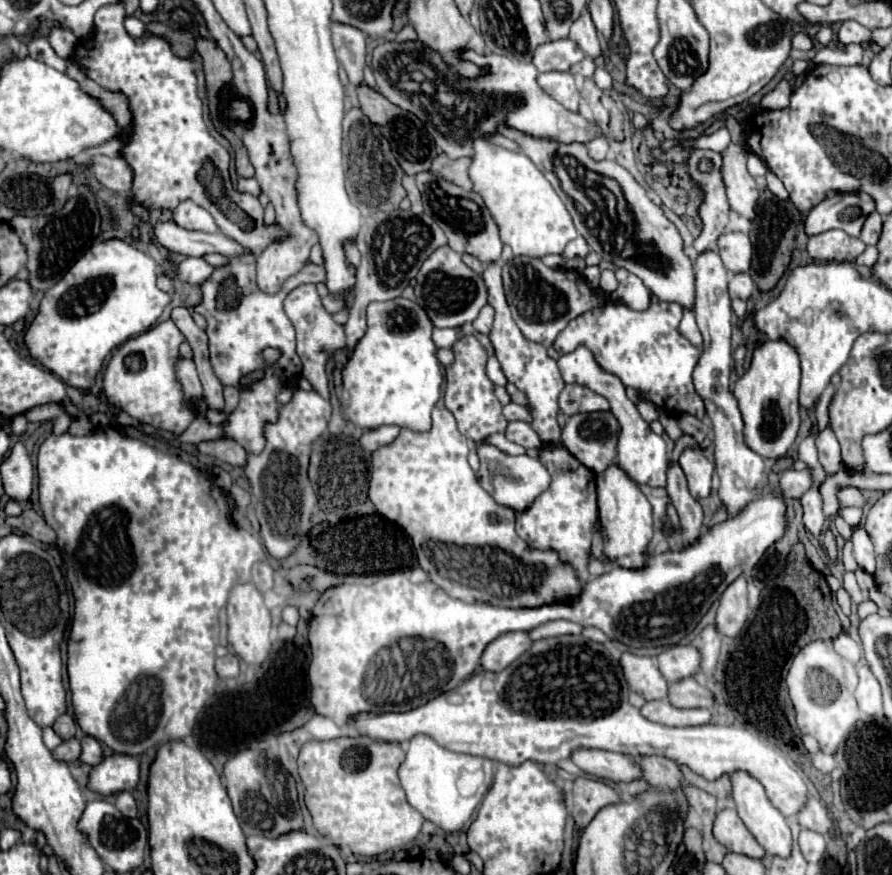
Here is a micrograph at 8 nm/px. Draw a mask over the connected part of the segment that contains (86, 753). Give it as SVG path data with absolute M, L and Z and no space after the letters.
M85 736L81 738L81 746L83 746L83 754L81 760L89 766L97 766L103 760L103 746L99 740L95 740L93 736Z

